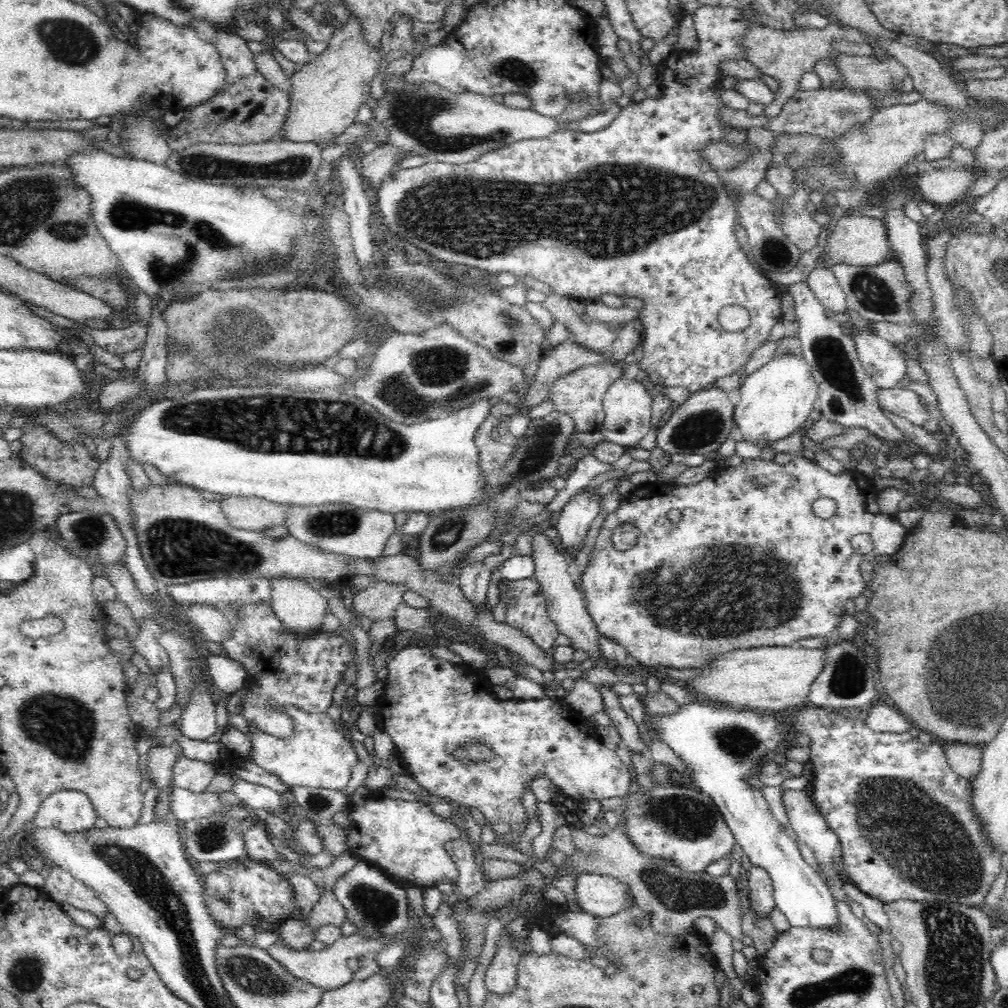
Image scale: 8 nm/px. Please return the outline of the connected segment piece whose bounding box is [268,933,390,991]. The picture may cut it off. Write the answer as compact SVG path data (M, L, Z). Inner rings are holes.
M354 933L350 936L343 936L336 940L336 942L327 945L326 948L317 951L292 950L291 948L286 948L286 946L282 945L280 942L276 942L268 948L268 953L292 974L292 976L300 980L306 980L306 982L327 991L338 988L340 985L353 979L353 972L347 965L347 961L350 958L356 958L362 955L368 958L374 958L374 956L378 955L384 948L390 945L388 942L390 942L388 937L376 939L366 935L360 935L360 933Z

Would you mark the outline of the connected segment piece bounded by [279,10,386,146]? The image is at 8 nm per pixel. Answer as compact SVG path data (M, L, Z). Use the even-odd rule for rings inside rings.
M351 10L349 11L347 24L335 30L327 42L326 50L319 55L312 54L309 61L291 76L291 101L279 135L280 139L285 138L292 142L313 142L326 146L336 136L340 136L348 126L356 122L354 118L356 118L360 105L365 103L366 98L370 96L370 81L378 74L380 62L386 56L382 55L381 46L380 48L371 46L364 40L361 22L357 20L357 16L351 14Z

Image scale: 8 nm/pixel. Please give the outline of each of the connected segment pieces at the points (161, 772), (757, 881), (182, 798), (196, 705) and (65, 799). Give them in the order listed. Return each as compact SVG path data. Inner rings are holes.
M174 742L171 746L151 748L147 761L149 779L159 788L159 792L173 781L172 767L180 756L183 748Z
M752 866L747 871L749 897L752 910L755 910L761 919L776 908L773 897L773 882L771 876L759 866Z
M180 787L172 790L171 808L174 817L181 823L224 814L224 806L218 794L210 791L197 793Z
M197 682L198 688L190 698L188 708L182 714L180 722L181 733L192 740L207 742L212 737L217 726L216 703L212 700L207 686Z
M62 789L46 797L32 820L39 828L60 828L68 833L85 833L95 827L97 815L88 795Z

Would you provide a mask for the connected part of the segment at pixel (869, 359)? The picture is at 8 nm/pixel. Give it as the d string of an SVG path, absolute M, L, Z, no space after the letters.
M849 329L848 336L856 345L856 351L860 356L860 360L866 374L874 381L878 389L891 389L899 386L900 380L906 374L906 360L903 358L901 346L887 342L884 338L877 336L874 330L856 330Z

